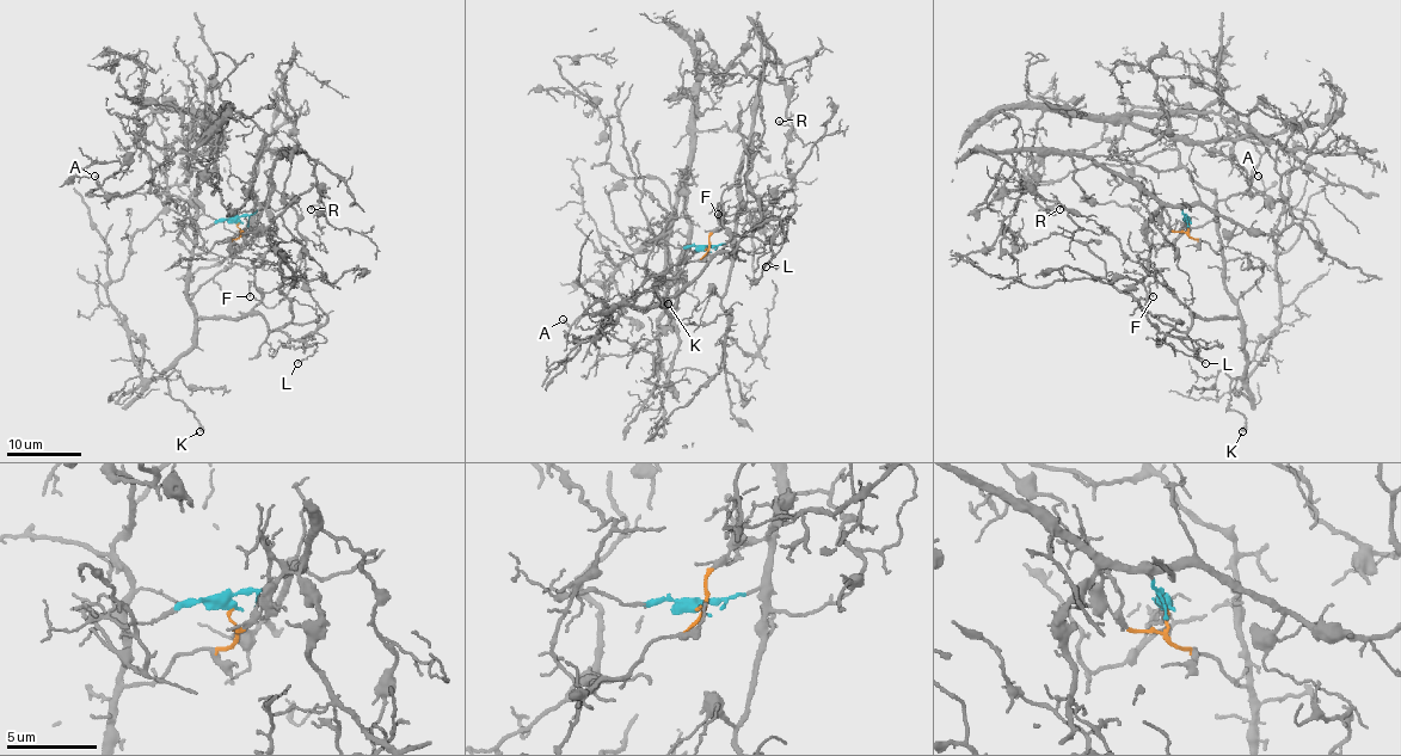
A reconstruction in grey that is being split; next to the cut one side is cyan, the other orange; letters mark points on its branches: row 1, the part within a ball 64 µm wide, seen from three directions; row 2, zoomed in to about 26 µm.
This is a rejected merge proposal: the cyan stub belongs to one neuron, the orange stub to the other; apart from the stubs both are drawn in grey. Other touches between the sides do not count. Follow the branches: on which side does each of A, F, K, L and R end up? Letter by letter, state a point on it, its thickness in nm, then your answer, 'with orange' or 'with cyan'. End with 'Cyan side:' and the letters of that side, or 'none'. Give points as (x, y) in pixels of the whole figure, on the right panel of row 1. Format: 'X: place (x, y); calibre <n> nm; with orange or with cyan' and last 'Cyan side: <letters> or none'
A: place (1258, 176); calibre 150 nm; with orange
F: place (1153, 296); calibre 140 nm; with orange
K: place (1242, 431); calibre 420 nm; with orange
L: place (1205, 363); calibre 100 nm; with orange
R: place (1060, 209); calibre 90 nm; with cyan
Cyan side: R

